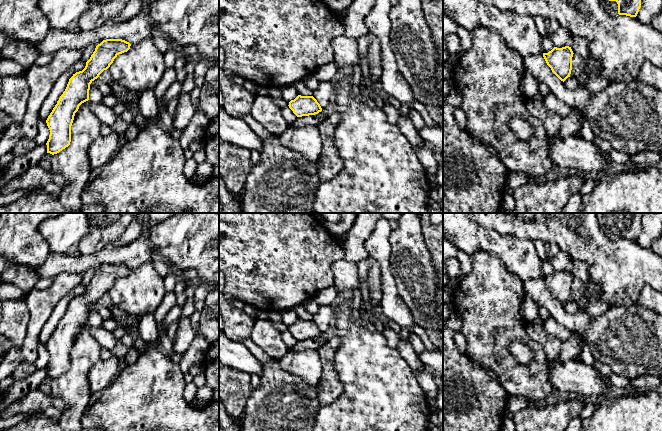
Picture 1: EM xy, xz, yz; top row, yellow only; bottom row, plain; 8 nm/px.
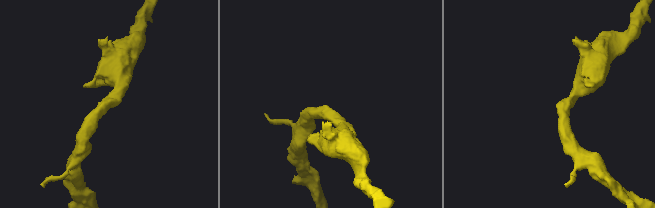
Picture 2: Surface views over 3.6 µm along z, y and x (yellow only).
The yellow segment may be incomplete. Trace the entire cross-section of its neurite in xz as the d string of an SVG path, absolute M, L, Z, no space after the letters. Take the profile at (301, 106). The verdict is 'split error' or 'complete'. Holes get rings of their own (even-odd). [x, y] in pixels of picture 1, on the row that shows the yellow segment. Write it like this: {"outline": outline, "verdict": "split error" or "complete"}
{"outline": "M298 95L289 102L288 106L297 117L315 115L322 111L320 104L313 96Z", "verdict": "complete"}

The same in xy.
{"outline": "M122 39L103 40L96 46L85 68L69 79L65 91L46 120L50 130L47 153L57 154L70 145L74 116L79 106L89 100L90 84L130 46L129 42Z", "verdict": "complete"}

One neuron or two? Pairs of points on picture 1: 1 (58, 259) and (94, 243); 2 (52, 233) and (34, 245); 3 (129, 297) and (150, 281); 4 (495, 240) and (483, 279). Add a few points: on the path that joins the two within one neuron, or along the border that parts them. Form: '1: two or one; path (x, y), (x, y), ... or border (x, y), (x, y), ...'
1: two; border (101, 249), (95, 253), (78, 254)
2: two; border (40, 223), (39, 232), (48, 244), (50, 251)
3: one; path (134, 295), (145, 286)
4: two; border (471, 256), (477, 252), (489, 252), (508, 270)

